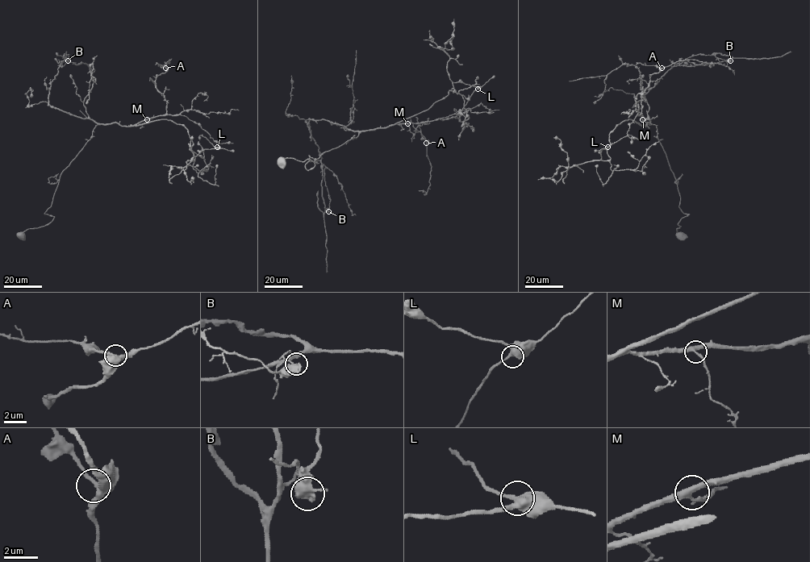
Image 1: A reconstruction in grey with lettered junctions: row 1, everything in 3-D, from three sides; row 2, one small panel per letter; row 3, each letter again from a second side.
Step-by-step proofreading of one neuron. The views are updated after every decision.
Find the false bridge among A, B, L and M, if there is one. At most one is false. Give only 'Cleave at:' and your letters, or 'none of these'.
Cleave at: B

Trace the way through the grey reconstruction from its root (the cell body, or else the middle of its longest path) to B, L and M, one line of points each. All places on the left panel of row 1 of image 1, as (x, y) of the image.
B: (22, 236), (54, 218), (44, 213), (60, 174), (98, 124), (48, 104), (50, 83), (67, 60)
L: (22, 236), (54, 218), (44, 213), (60, 174), (98, 124), (171, 120), (187, 130), (192, 160), (217, 147)
M: (22, 236), (54, 218), (44, 213), (60, 174), (97, 125), (131, 126), (147, 119)

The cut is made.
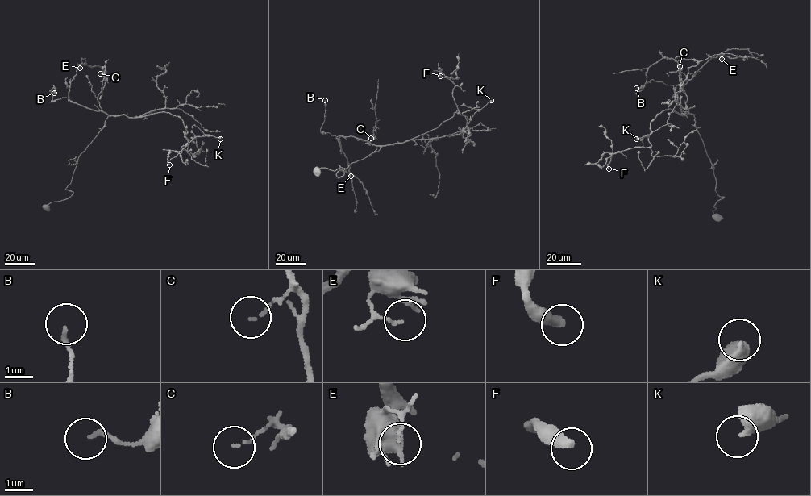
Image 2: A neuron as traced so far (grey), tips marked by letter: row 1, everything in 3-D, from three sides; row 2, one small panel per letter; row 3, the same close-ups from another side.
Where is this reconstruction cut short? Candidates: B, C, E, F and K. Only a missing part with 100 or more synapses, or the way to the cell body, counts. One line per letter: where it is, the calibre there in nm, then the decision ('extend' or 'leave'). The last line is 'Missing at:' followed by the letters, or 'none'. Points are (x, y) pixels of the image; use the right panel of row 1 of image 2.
B: at (636, 88); 140 nm thick; leave
C: at (679, 66); 80 nm thick; leave
E: at (721, 59); 60 nm thick; leave
F: at (609, 168); 400 nm thick; leave
K: at (636, 139); 480 nm thick; leave
Missing at: none

